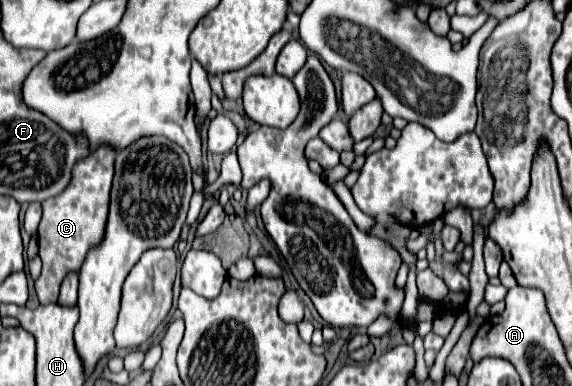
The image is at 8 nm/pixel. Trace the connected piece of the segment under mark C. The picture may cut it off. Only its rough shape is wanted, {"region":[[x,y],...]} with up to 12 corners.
{"region":[[114,148],[74,166],[42,202],[40,304],[58,300],[70,270],[102,240]]}

